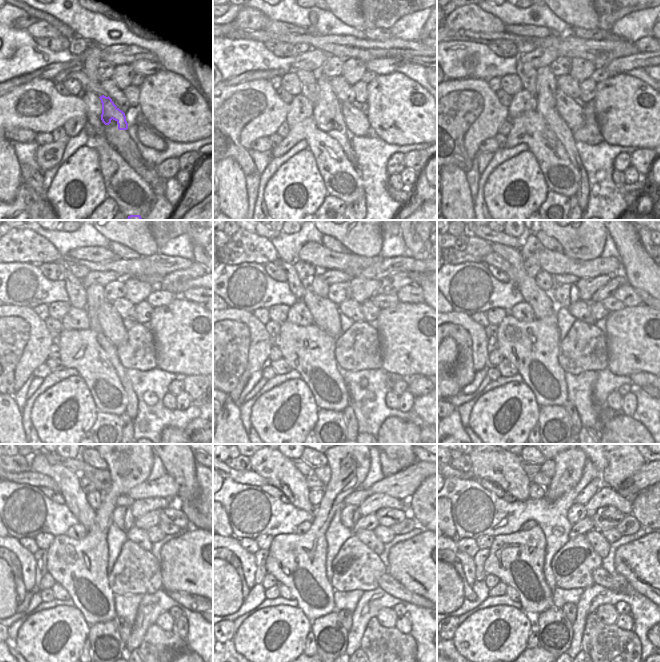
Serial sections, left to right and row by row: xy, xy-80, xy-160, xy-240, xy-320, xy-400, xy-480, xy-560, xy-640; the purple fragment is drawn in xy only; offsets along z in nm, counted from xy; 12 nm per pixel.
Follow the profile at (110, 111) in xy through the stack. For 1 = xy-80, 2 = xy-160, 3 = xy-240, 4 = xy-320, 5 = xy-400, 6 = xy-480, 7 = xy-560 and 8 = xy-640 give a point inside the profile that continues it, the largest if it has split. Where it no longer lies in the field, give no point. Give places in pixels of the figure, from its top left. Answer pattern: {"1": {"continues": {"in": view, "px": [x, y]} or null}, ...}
{"1": {"continues": {"in": "xy-80", "px": [324, 117]}}, "2": {"continues": {"in": "xy-160", "px": [546, 80]}}, "3": {"continues": {"in": "xy-240", "px": [95, 297]}}, "4": {"continues": {"in": "xy-320", "px": [317, 284]}}, "5": {"continues": {"in": "xy-400", "px": [544, 280]}}, "6": {"continues": {"in": "xy-480", "px": [94, 498]}}, "7": {"continues": {"in": "xy-560", "px": [315, 496]}}, "8": {"continues": {"in": "xy-640", "px": [536, 491]}}}

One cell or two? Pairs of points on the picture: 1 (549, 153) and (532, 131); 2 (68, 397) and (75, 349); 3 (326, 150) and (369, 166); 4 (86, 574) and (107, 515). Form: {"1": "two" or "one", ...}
{"1": "one", "2": "two", "3": "two", "4": "one"}

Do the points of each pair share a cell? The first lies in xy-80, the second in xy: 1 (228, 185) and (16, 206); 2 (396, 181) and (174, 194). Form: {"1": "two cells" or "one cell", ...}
{"1": "two cells", "2": "one cell"}

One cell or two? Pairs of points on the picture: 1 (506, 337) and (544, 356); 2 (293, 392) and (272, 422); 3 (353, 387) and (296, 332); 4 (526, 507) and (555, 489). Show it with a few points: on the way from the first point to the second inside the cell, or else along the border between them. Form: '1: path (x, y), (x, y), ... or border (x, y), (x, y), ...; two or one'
1: path (515, 338), (535, 352); one
2: path (285, 400), (274, 414); one
3: border (343, 372), (343, 380), (349, 401); two
4: border (567, 491), (554, 500), (548, 500), (544, 497); two

